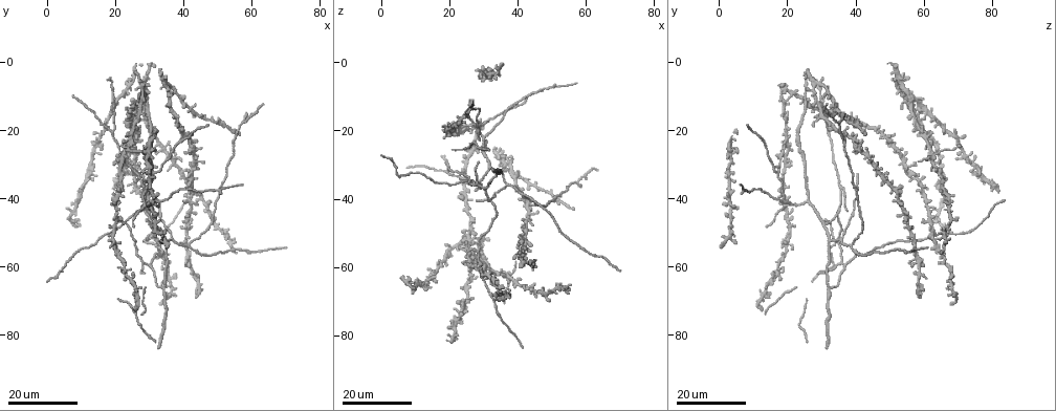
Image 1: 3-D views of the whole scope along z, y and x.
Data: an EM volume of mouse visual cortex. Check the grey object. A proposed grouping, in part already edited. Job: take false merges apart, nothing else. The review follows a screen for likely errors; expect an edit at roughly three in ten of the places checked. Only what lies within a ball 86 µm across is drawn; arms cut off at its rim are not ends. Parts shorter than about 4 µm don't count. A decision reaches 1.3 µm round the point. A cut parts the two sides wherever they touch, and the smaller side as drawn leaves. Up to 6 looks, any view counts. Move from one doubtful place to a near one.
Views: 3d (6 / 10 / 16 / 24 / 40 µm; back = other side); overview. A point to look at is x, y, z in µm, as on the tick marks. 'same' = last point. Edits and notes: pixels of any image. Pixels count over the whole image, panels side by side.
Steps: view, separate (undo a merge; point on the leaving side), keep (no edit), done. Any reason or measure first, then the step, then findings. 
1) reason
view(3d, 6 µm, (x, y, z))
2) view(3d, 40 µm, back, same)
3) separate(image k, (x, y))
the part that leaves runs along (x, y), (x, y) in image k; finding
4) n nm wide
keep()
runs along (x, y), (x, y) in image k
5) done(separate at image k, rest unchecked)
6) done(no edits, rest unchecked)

four-way junction
view(3d, 24 µm, (38.0, 28.0, 62.0))

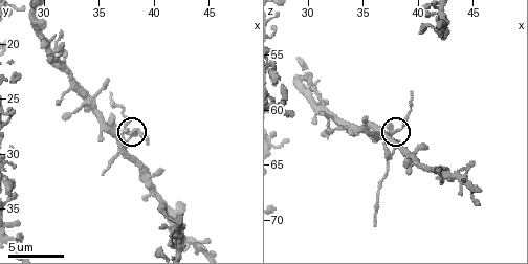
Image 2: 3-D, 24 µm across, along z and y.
closer look
view(3d, 6 µm, same)

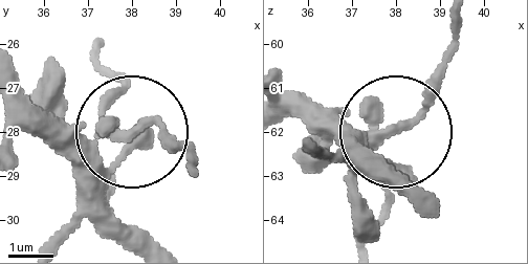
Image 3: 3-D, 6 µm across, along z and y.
separate(image 3, (124, 91))
a second neuron is stuck on

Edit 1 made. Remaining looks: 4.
redraw
view(overview)

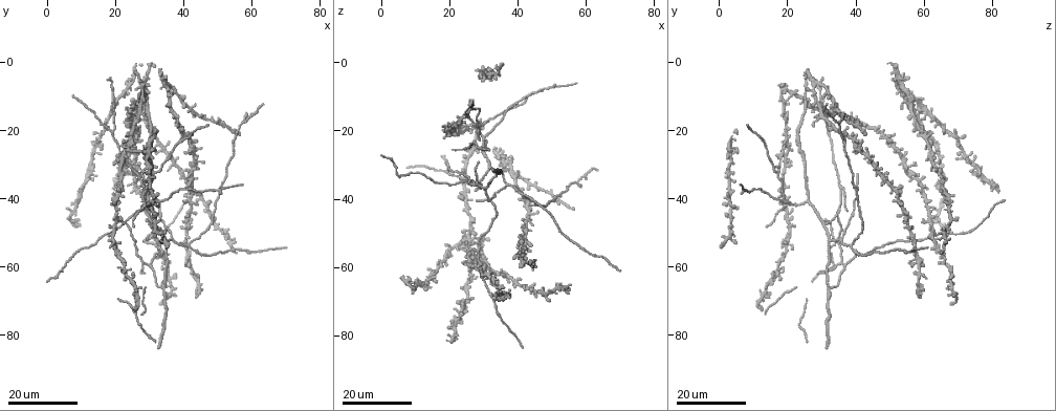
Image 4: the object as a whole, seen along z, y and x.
branch point
view(3d, 16 µm, (30.5, 51.0, 64.5))

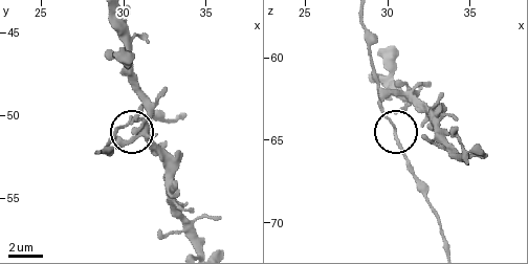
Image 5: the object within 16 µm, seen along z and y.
view(3d, 6 µm, (30.3, 50.4, 64.0))

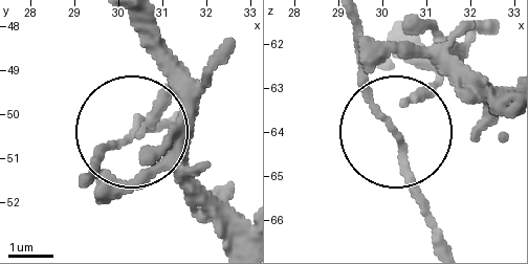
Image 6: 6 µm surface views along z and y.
3 arms
keep()
runs along (131, 26), (161, 82), (138, 127), (109, 146), (97, 191) in image 6; all the same neuron

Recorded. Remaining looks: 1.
done(separate at image 3, rest unchecked)

